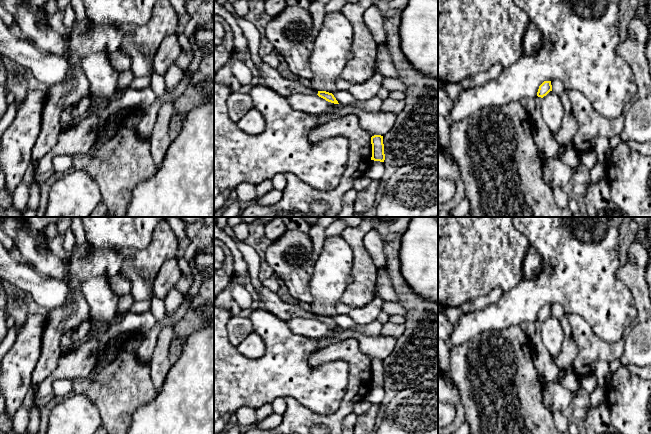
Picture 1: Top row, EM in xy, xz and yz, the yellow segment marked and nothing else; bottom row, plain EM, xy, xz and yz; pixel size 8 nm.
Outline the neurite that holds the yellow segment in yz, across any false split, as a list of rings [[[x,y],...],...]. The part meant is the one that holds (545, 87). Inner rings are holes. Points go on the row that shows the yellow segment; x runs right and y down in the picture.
[[[544,81],[538,89],[537,96],[543,98],[552,91],[551,81]]]

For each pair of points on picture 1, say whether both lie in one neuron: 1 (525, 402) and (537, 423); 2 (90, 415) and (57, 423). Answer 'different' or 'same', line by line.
1: same
2: same

